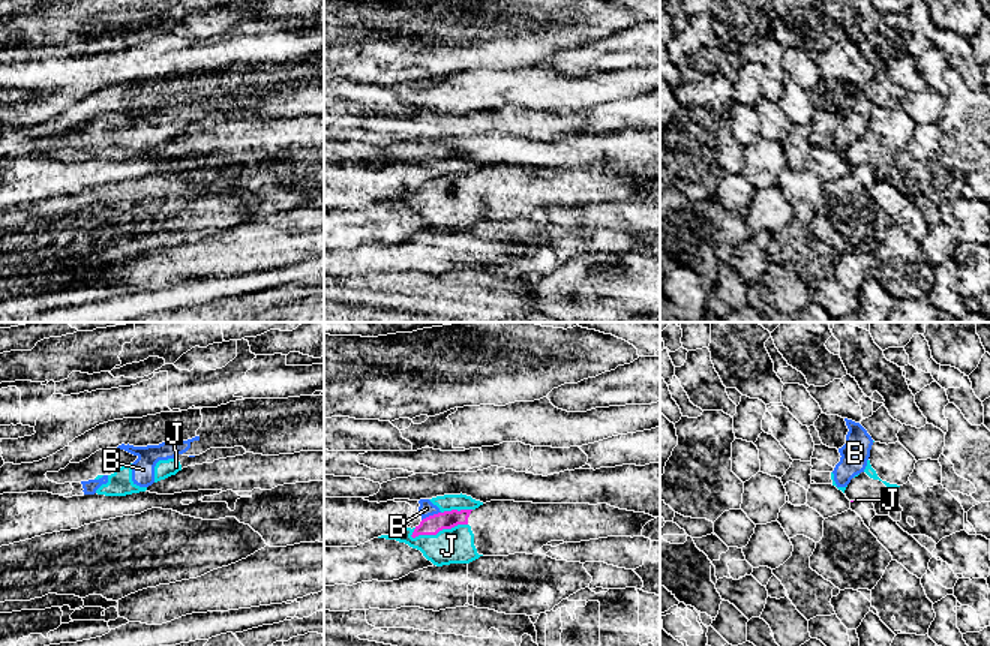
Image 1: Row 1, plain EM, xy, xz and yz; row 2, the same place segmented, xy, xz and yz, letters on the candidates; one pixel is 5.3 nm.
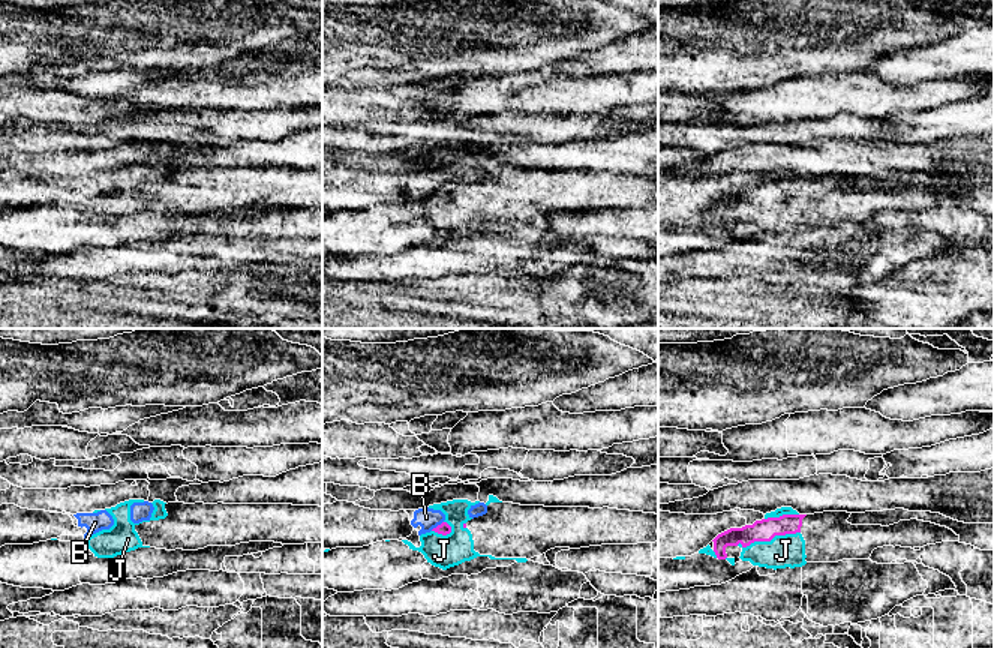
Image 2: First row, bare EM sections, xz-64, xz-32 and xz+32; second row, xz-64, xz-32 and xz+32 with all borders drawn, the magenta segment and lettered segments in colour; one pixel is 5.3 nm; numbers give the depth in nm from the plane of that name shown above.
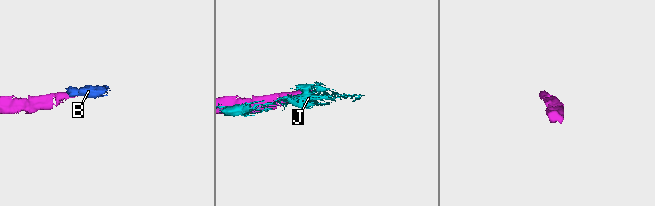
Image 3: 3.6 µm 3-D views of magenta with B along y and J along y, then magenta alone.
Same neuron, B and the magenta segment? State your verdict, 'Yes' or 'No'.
No

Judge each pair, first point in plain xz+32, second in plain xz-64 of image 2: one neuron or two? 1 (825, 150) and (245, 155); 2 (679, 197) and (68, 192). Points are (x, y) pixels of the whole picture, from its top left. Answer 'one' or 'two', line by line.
1: one
2: one

